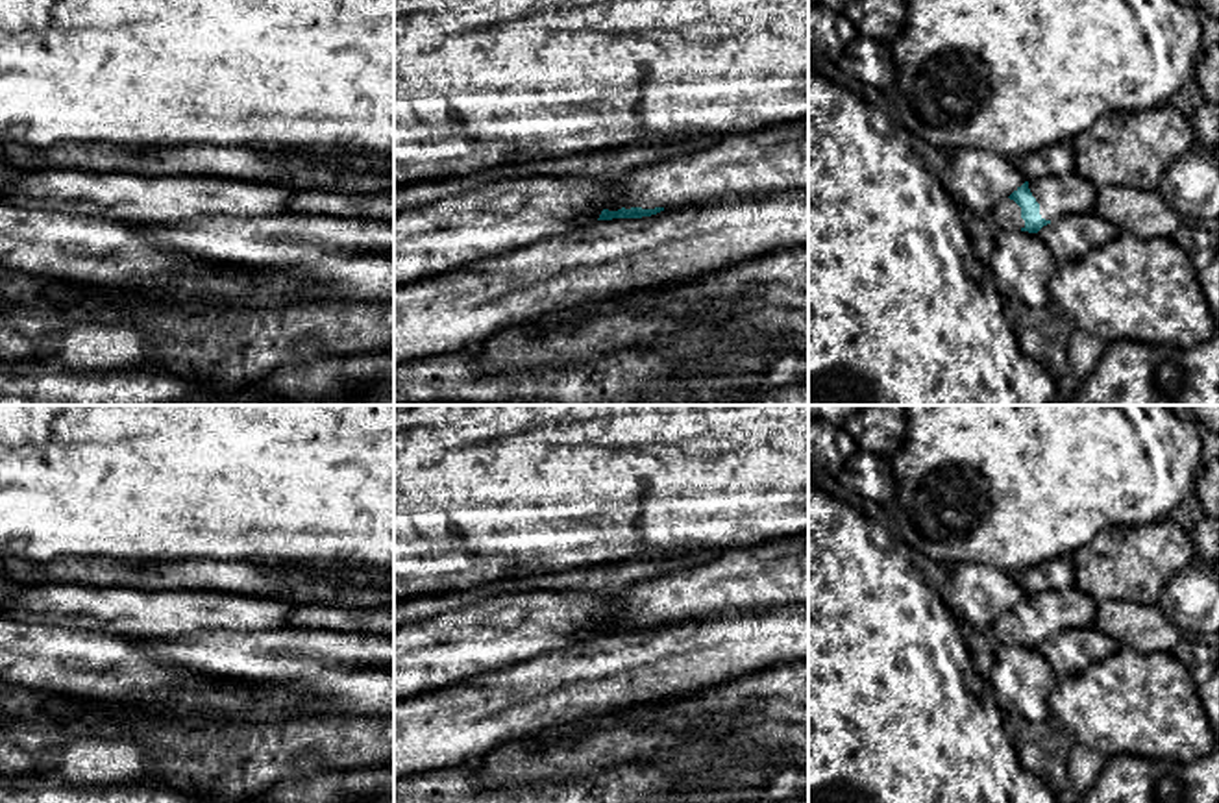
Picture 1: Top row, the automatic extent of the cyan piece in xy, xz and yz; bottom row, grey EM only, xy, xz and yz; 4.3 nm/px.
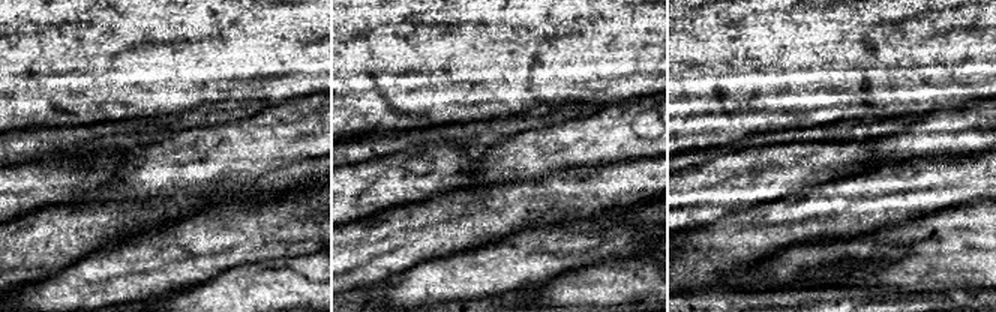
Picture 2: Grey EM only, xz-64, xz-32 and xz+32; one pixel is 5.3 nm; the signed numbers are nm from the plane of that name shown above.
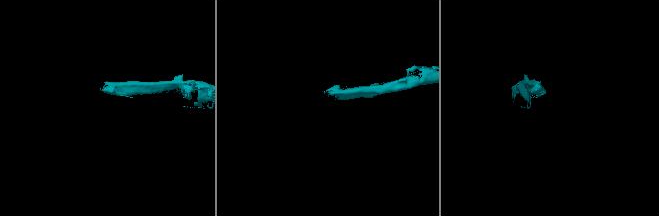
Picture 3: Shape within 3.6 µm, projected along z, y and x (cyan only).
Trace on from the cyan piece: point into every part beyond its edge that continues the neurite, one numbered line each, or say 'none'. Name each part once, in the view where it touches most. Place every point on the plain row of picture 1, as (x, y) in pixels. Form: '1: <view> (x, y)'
1: xz (772, 574)
2: yz (1057, 609)

